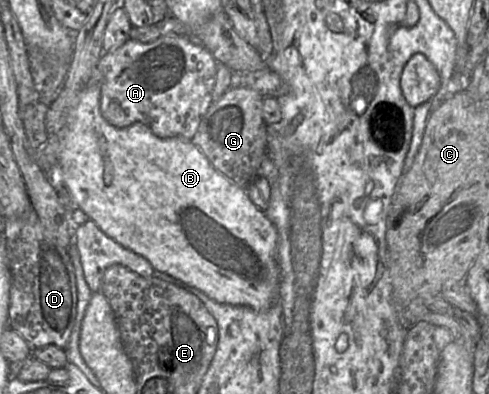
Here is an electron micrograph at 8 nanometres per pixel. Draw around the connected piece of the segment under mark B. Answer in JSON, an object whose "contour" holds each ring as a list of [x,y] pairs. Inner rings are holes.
{"contour":[[[92,81],[82,89],[74,107],[69,113],[64,129],[59,167],[63,181],[61,189],[65,189],[65,191],[58,192],[58,194],[65,206],[67,222],[71,220],[74,207],[81,209],[102,232],[124,248],[144,257],[155,271],[165,273],[182,281],[218,303],[246,306],[258,311],[266,310],[275,303],[279,294],[281,280],[280,266],[277,258],[278,233],[264,212],[259,210],[249,199],[245,188],[234,184],[215,170],[207,157],[191,140],[181,137],[159,138],[149,127],[142,123],[134,123],[126,128],[117,128],[109,124],[100,112],[100,86],[97,81]]]}

